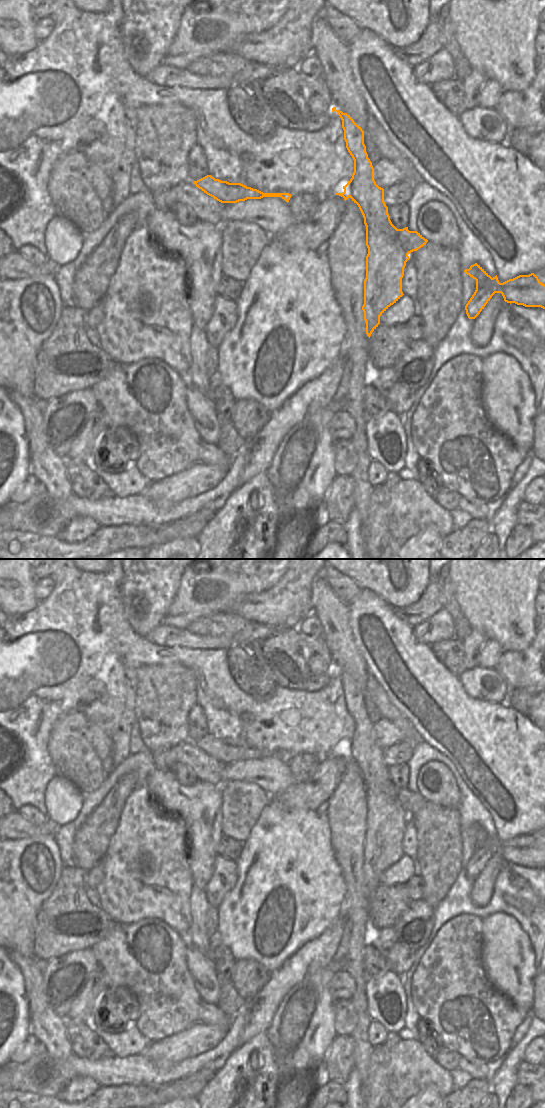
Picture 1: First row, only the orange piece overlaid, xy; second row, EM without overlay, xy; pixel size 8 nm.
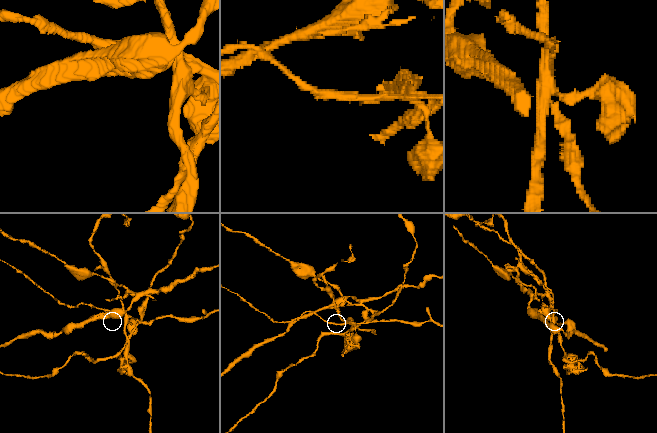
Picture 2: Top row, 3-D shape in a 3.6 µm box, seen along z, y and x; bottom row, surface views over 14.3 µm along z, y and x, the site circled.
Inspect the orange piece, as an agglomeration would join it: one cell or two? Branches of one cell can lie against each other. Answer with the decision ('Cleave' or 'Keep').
Cleave

